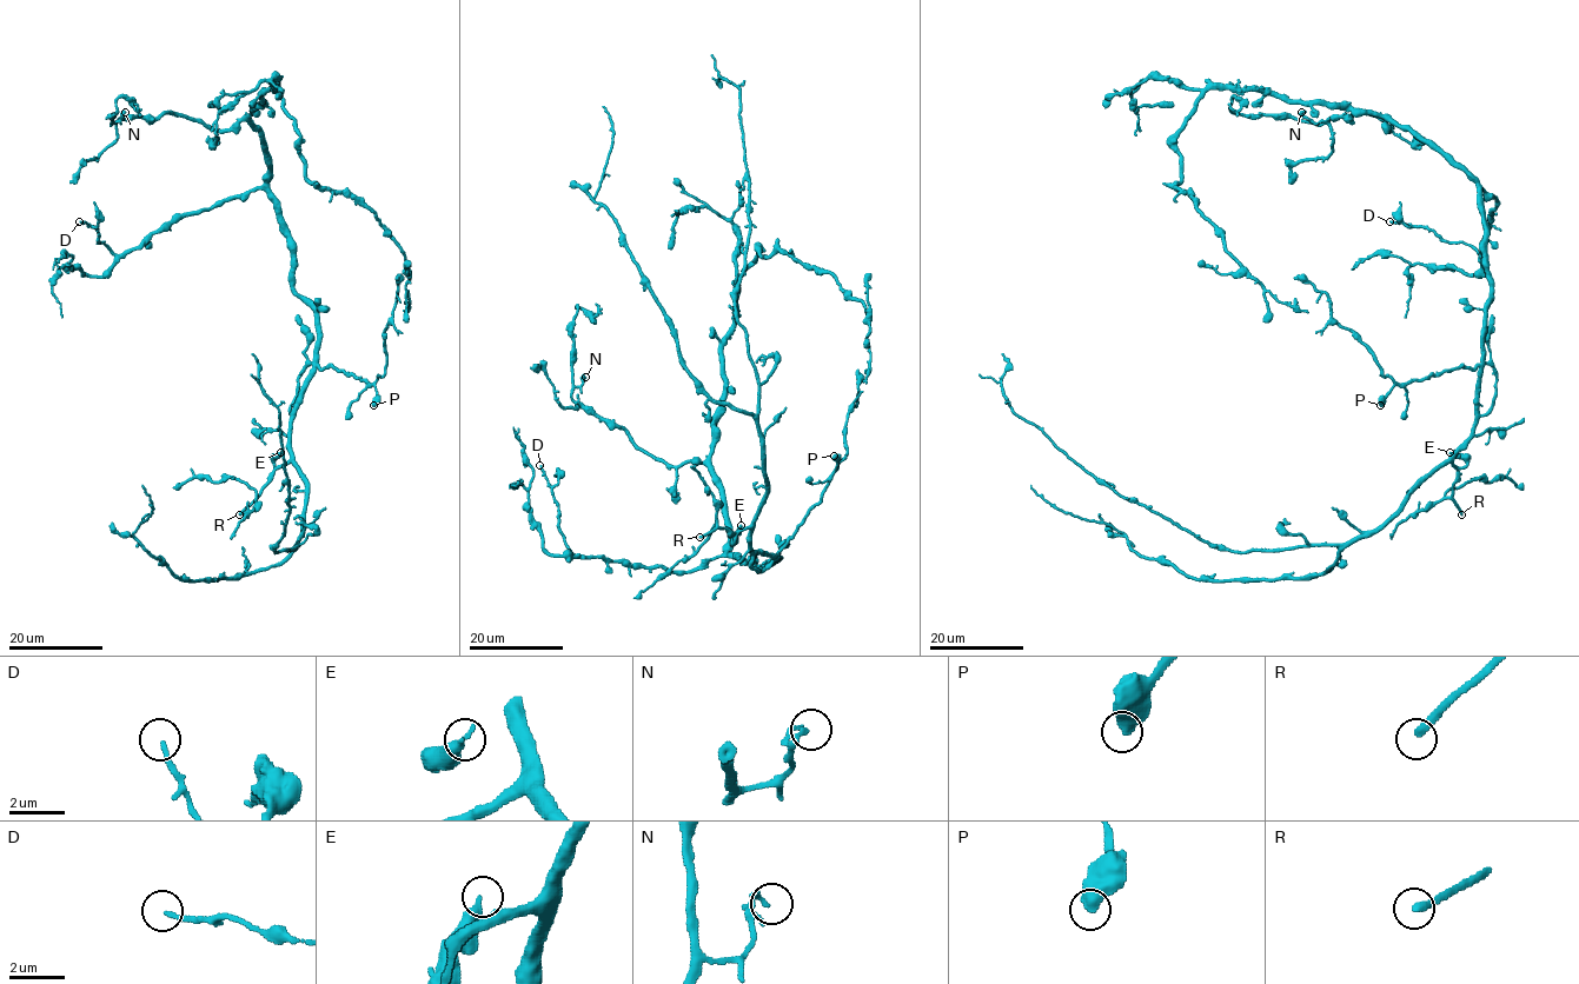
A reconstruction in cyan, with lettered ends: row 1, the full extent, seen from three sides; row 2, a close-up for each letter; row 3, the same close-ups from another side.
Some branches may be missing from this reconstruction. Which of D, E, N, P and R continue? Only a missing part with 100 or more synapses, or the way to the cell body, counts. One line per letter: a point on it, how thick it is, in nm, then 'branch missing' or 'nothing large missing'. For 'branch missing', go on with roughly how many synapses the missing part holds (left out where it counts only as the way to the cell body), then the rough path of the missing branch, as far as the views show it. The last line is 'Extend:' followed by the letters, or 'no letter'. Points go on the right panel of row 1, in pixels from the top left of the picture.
D: (1390, 221) | 180 nm | nothing large missing
E: (1450, 452) | 220 nm | nothing large missing
N: (1301, 112) | 150 nm | nothing large missing
P: (1380, 405) | 600 nm | nothing large missing
R: (1461, 514) | 280 nm | branch missing | (1461, 514), (1461, 526), (1477, 538), (1510, 510), (1548, 460)
Extend: R

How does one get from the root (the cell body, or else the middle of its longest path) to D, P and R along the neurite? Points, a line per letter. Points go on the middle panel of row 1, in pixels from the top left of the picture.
D: (761, 565), (722, 556), (689, 571), (670, 571), (575, 556), (564, 543), (557, 503), (539, 465)
P: (761, 565), (778, 558), (777, 552), (820, 500), (836, 466), (834, 456)
R: (761, 565), (778, 558), (755, 553), (750, 549), (749, 527), (736, 532), (715, 527), (700, 537)

